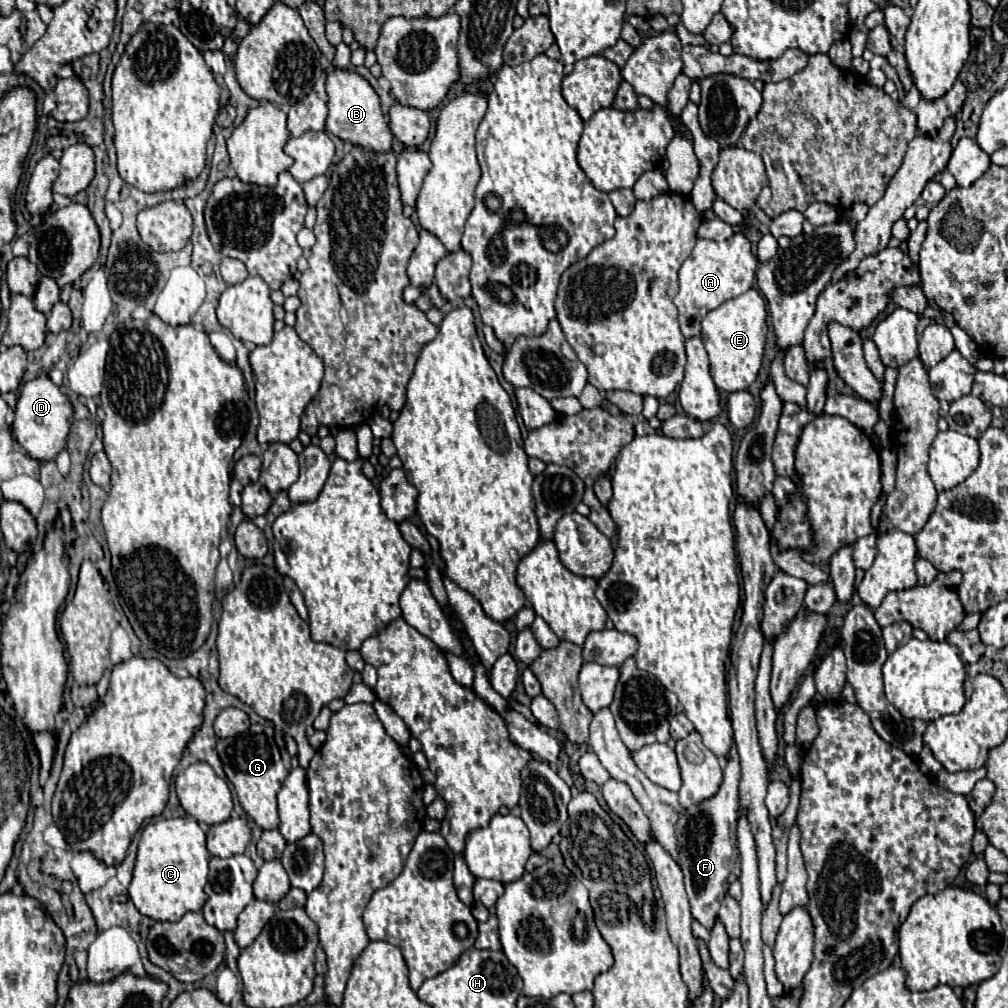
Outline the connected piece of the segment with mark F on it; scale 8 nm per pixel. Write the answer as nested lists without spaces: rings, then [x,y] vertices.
[[[732,745],[730,755],[728,755],[728,761],[726,761],[726,767],[724,767],[724,781],[722,781],[718,793],[716,793],[714,797],[710,797],[710,799],[704,799],[704,801],[698,803],[698,805],[692,805],[692,807],[684,809],[684,811],[680,813],[680,819],[676,821],[676,847],[678,847],[680,869],[682,869],[682,875],[684,875],[684,885],[686,885],[686,893],[688,893],[688,901],[690,901],[690,911],[692,911],[692,917],[694,917],[698,923],[702,923],[708,931],[712,931],[712,927],[714,927],[714,923],[716,923],[716,919],[718,919],[716,911],[720,911],[720,899],[724,899],[724,895],[726,895],[730,883],[740,877],[740,853],[738,853],[738,841],[736,841],[736,819],[738,819],[738,807],[740,807],[740,805],[738,805],[738,783],[740,783],[740,759],[738,759],[736,745]]]

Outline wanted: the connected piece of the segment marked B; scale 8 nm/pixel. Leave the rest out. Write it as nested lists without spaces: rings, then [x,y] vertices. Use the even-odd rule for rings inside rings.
[[[334,69],[334,73],[330,73],[326,79],[326,91],[328,91],[326,131],[340,137],[342,141],[350,141],[352,145],[360,145],[368,151],[392,151],[394,135],[388,127],[388,121],[382,115],[376,91],[364,77],[360,77],[354,71]]]

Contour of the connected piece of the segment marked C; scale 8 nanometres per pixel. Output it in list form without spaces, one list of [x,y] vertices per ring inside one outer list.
[[[174,817],[174,819],[158,819],[148,823],[140,835],[134,879],[128,889],[136,909],[154,921],[172,921],[172,923],[180,921],[190,911],[200,911],[208,899],[208,895],[204,893],[204,885],[208,881],[208,861],[210,853],[206,849],[206,835],[196,823],[196,819]]]

